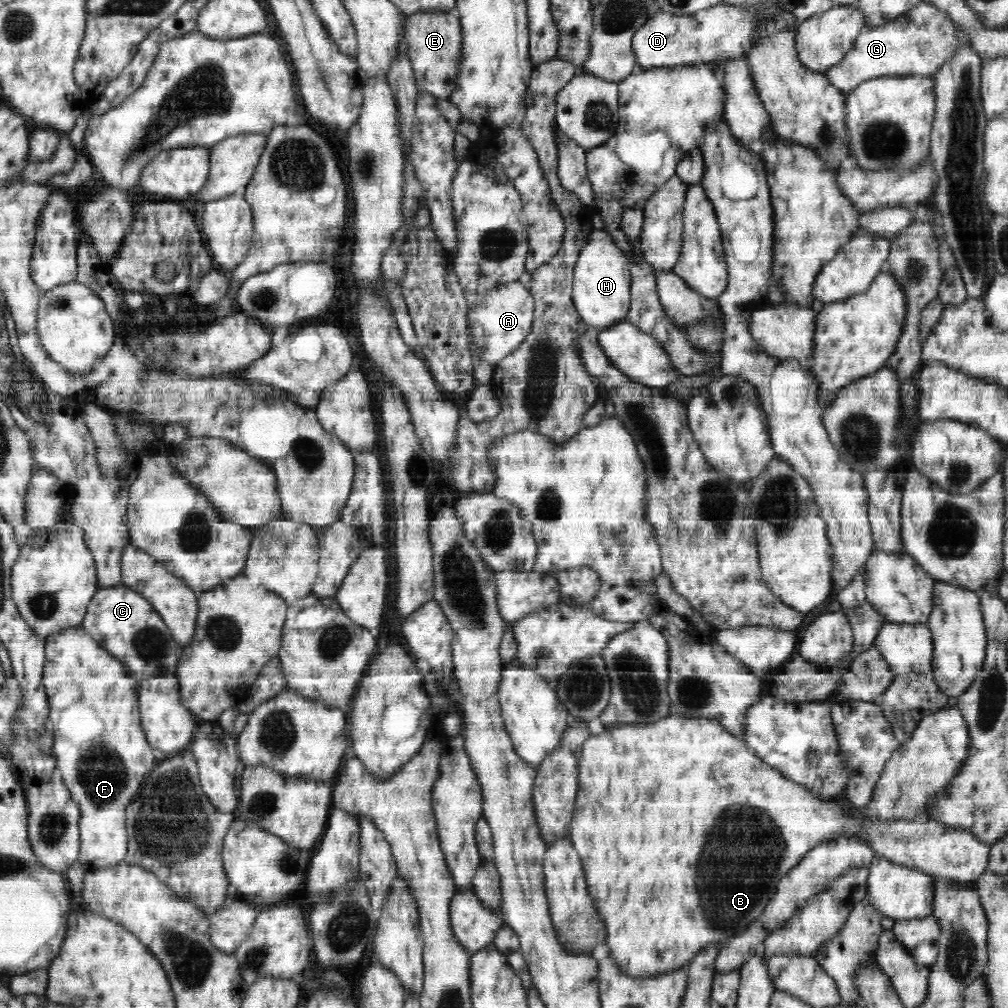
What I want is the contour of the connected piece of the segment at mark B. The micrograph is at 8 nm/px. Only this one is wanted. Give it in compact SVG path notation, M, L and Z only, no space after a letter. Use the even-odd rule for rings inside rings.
M670 714L664 718L660 718L662 722L654 722L654 726L638 726L634 725L617 725L610 726L609 728L604 728L604 731L597 736L592 736L589 740L586 740L583 748L580 760L578 760L578 792L575 802L574 814L571 818L570 823L570 834L569 838L573 840L573 846L578 852L580 859L582 860L582 867L584 870L584 875L586 875L588 895L590 899L594 901L594 907L596 907L595 912L598 913L599 920L601 920L602 925L605 927L605 944L609 948L609 958L613 960L616 967L624 973L624 975L630 974L630 977L640 977L640 978L655 978L657 975L662 975L665 973L672 973L673 971L678 971L687 966L690 966L690 962L701 953L702 950L706 949L706 946L718 945L718 942L732 938L733 936L743 933L750 925L756 921L759 916L764 912L766 906L770 903L770 900L774 897L778 883L782 880L782 877L786 877L786 874L790 873L808 854L814 850L814 848L822 843L826 844L828 842L834 842L838 838L846 839L862 839L862 842L868 843L872 847L874 854L879 857L886 858L892 863L897 863L898 865L903 865L909 867L910 869L920 870L933 878L947 878L947 880L964 882L977 881L978 878L987 870L989 864L989 854L991 853L991 846L988 844L983 844L976 835L971 834L968 830L961 830L960 828L948 827L948 825L936 820L926 817L915 819L886 819L885 821L866 821L866 818L862 817L861 814L857 814L857 808L854 806L842 805L837 799L822 799L820 796L815 795L812 791L806 789L806 786L802 783L797 783L789 778L786 778L779 769L768 765L768 763L762 761L757 754L754 754L742 741L742 738L730 734L727 730L724 730L718 722L705 720L702 718L702 722L690 722L686 718ZM702 908L704 908L704 916L708 920L706 926L702 926Z

